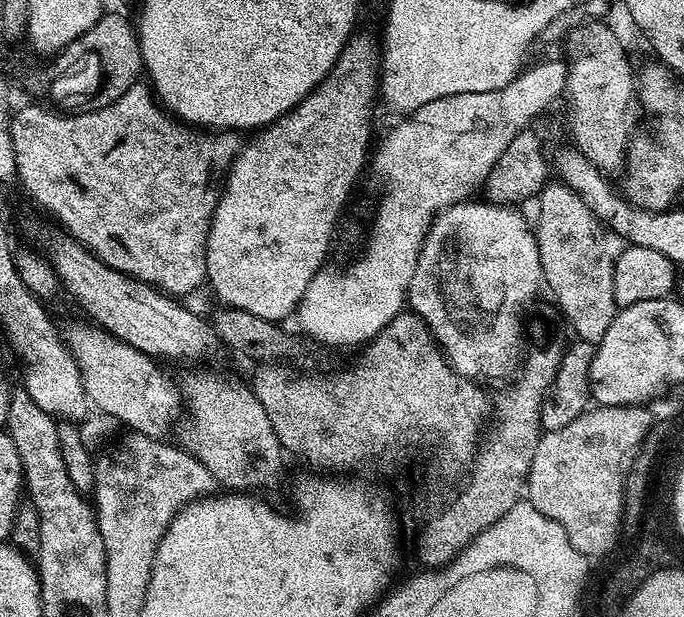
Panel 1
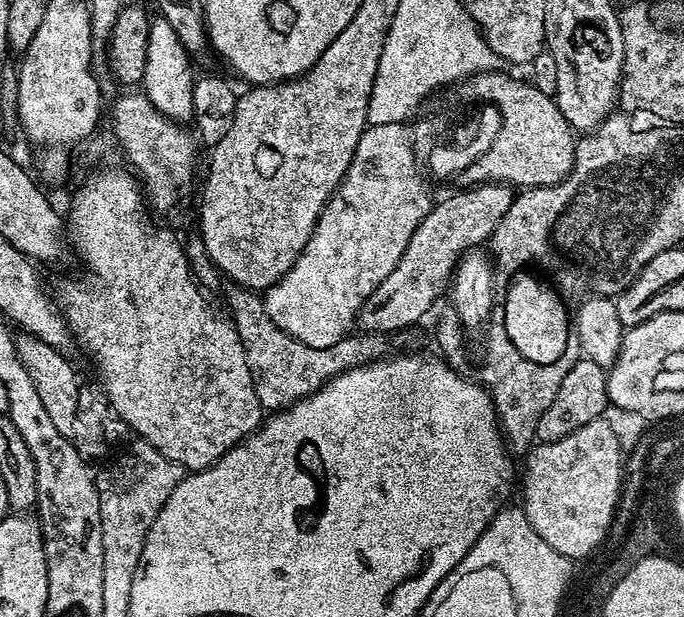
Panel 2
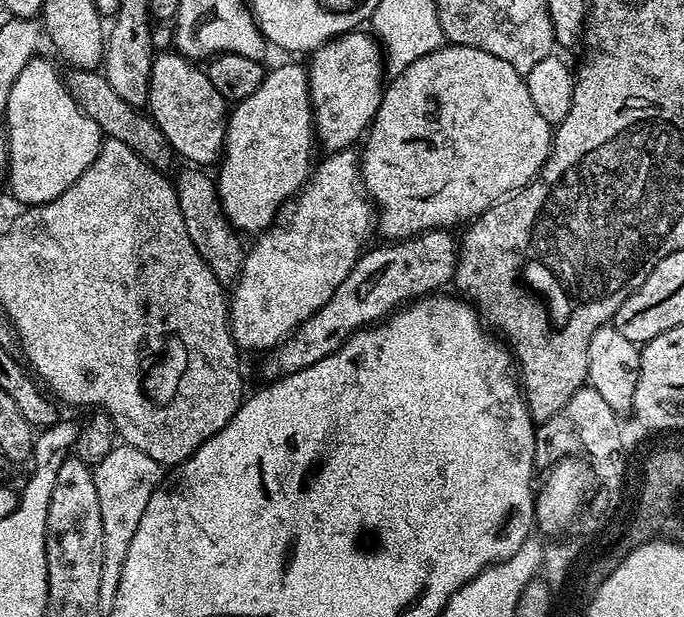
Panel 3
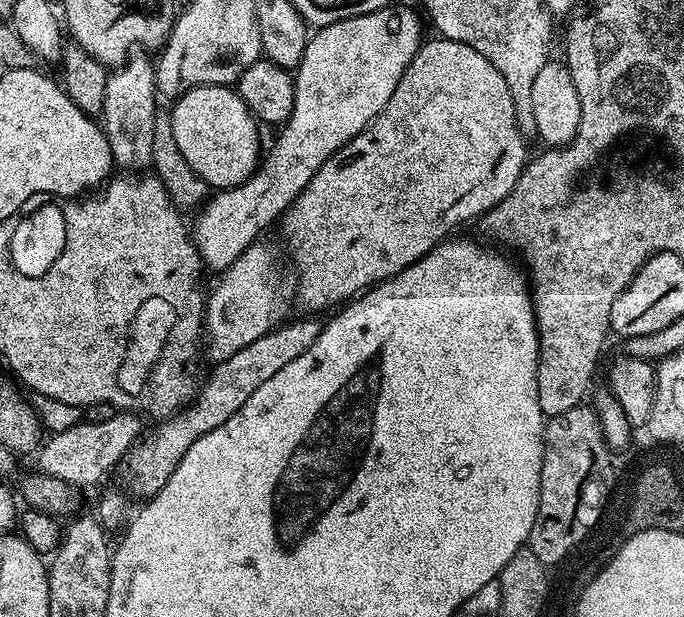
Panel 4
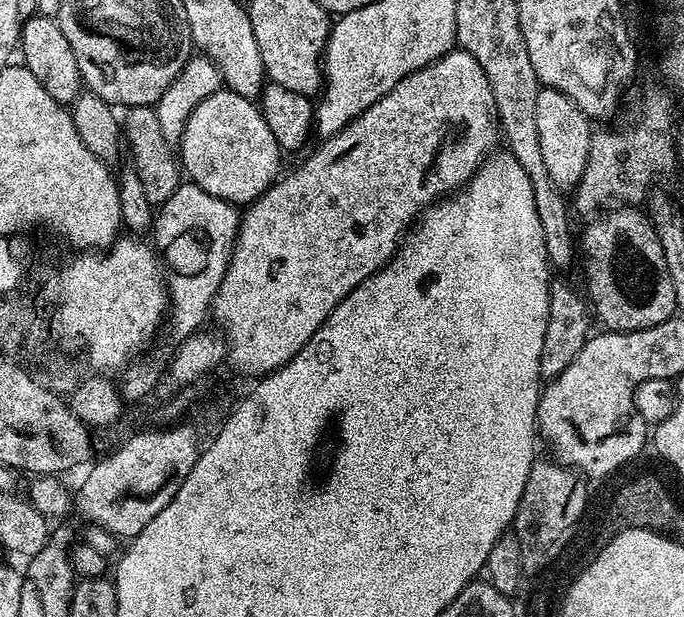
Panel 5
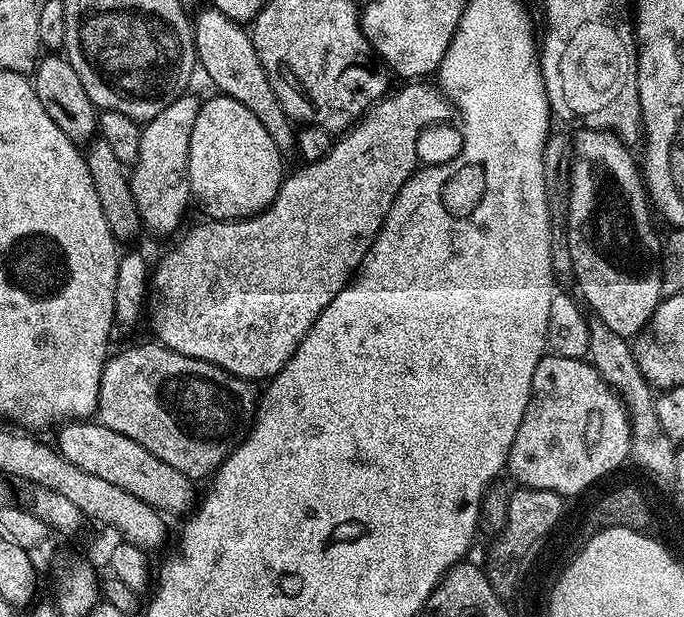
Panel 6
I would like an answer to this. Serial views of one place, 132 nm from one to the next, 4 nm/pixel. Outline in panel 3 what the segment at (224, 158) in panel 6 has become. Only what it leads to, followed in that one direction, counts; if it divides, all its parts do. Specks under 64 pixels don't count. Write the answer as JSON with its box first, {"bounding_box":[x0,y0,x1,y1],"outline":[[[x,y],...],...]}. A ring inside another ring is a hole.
{"bounding_box":[147,50,229,166],"outline":[[[175,50],[157,51],[152,57],[147,111],[177,157],[185,156],[192,166],[215,165],[224,151],[229,105],[214,90],[207,71]]]}

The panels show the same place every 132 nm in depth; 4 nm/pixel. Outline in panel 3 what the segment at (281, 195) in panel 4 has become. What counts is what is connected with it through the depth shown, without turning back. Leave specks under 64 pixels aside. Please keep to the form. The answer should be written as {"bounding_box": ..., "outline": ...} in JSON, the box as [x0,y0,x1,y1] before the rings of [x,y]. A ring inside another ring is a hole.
{"bounding_box":[307,30,386,153],"outline":[[[353,30],[336,36],[329,44],[324,44],[311,53],[307,61],[308,93],[312,99],[312,124],[316,128],[316,138],[325,153],[341,152],[344,148],[351,148],[367,133],[372,126],[372,119],[384,96],[386,87],[386,57],[375,37],[364,30]]]}

